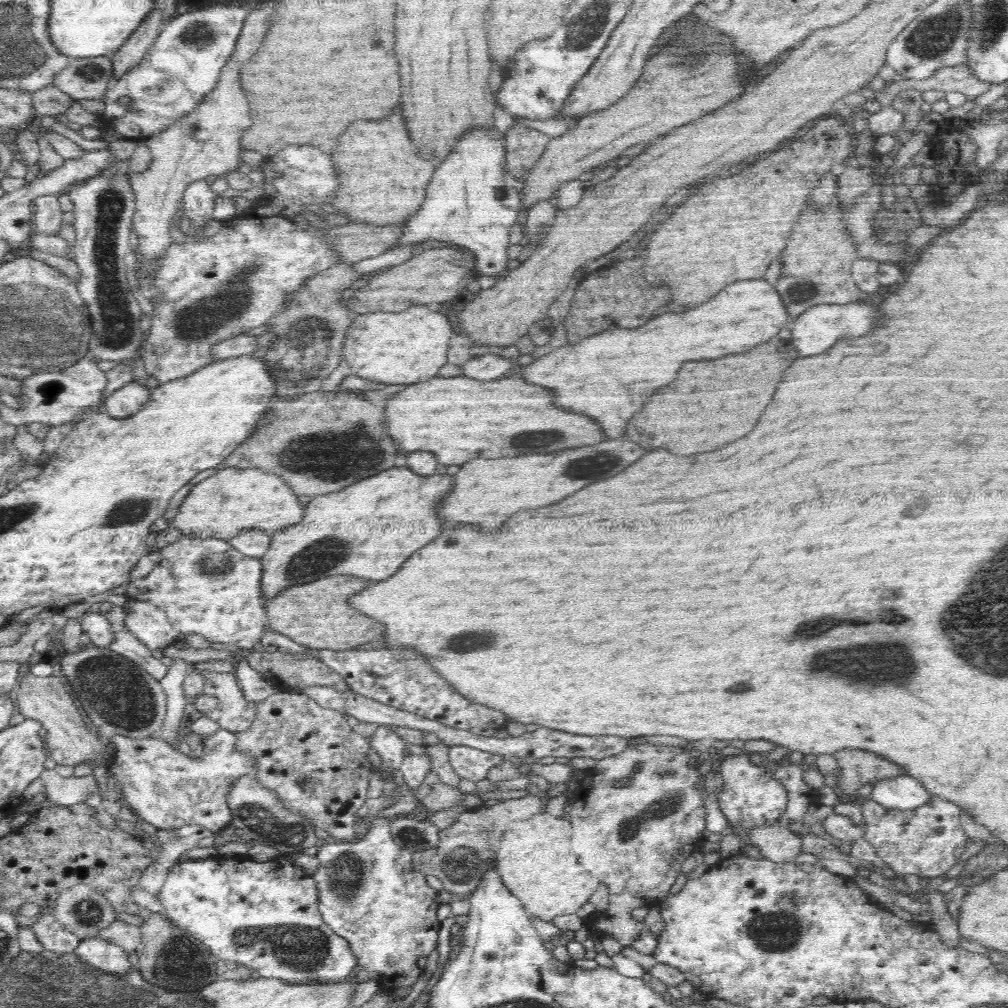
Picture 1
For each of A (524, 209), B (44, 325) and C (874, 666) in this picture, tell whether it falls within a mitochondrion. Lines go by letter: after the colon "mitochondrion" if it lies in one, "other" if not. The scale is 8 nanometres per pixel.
A: other
B: mitochondrion
C: mitochondrion

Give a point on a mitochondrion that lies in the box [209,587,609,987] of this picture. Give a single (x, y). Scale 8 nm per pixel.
(304, 948)

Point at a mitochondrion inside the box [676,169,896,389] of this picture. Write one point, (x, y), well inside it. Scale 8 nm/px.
(802, 289)

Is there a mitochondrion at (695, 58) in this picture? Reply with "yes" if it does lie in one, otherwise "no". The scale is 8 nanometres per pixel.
yes

